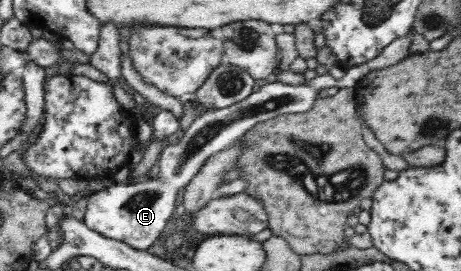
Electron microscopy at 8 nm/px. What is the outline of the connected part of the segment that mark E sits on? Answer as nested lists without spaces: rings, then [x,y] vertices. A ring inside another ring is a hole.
[[[411,30],[407,36],[393,40],[384,51],[374,59],[350,68],[341,80],[335,80],[328,74],[317,75],[315,78],[299,86],[291,86],[279,81],[266,83],[259,91],[252,92],[246,99],[240,100],[231,106],[217,109],[207,109],[207,112],[195,118],[178,144],[167,146],[158,162],[157,178],[147,182],[114,183],[101,192],[93,193],[87,201],[87,209],[83,222],[89,229],[93,229],[107,238],[126,242],[127,245],[138,250],[145,250],[161,237],[176,217],[175,208],[179,204],[181,192],[197,176],[199,169],[211,158],[213,154],[239,141],[245,133],[252,130],[257,124],[271,120],[285,114],[303,114],[309,112],[314,100],[318,99],[321,90],[331,86],[349,88],[357,86],[366,74],[391,65],[411,56],[409,47],[415,32]]]

